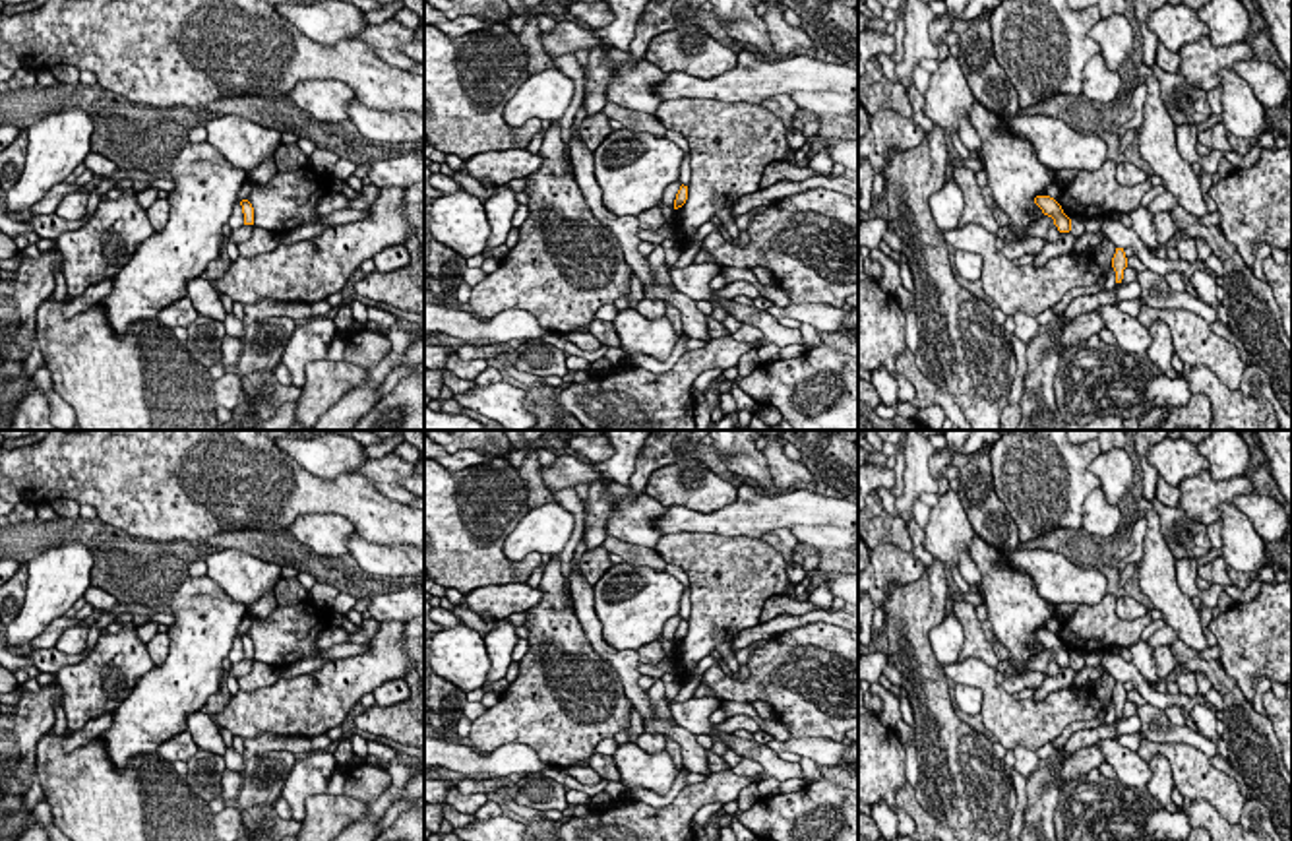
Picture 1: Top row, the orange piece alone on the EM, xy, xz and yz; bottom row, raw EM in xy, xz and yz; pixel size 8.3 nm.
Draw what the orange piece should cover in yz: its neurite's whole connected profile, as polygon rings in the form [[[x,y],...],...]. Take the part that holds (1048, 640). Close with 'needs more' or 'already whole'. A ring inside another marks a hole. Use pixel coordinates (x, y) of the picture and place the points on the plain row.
[[[1036,630],[1034,638],[1042,643],[1044,649],[1054,653],[1054,659],[1060,667],[1071,665],[1071,653],[1063,647],[1061,639],[1050,630]]]; already whole

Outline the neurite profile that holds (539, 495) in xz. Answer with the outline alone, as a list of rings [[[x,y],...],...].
[[[504,430],[515,450],[525,450],[523,465],[519,467],[521,479],[527,483],[529,488],[529,506],[538,508],[548,502],[558,502],[556,496],[544,486],[538,463],[538,453],[535,442],[525,442],[521,438],[521,430]]]

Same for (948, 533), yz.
[[[947,490],[930,508],[930,521],[924,527],[924,548],[947,570],[959,564],[959,554],[969,548],[974,537],[969,515],[955,490]]]

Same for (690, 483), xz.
[[[693,457],[657,469],[643,492],[664,508],[688,506],[701,514],[717,512],[738,496],[738,488],[732,483]]]

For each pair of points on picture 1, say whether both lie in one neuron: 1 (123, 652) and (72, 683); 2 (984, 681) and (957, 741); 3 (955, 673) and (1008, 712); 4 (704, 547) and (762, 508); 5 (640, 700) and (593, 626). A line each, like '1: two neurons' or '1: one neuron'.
1: one neuron
2: two neurons
3: one neuron
4: two neurons
5: one neuron

